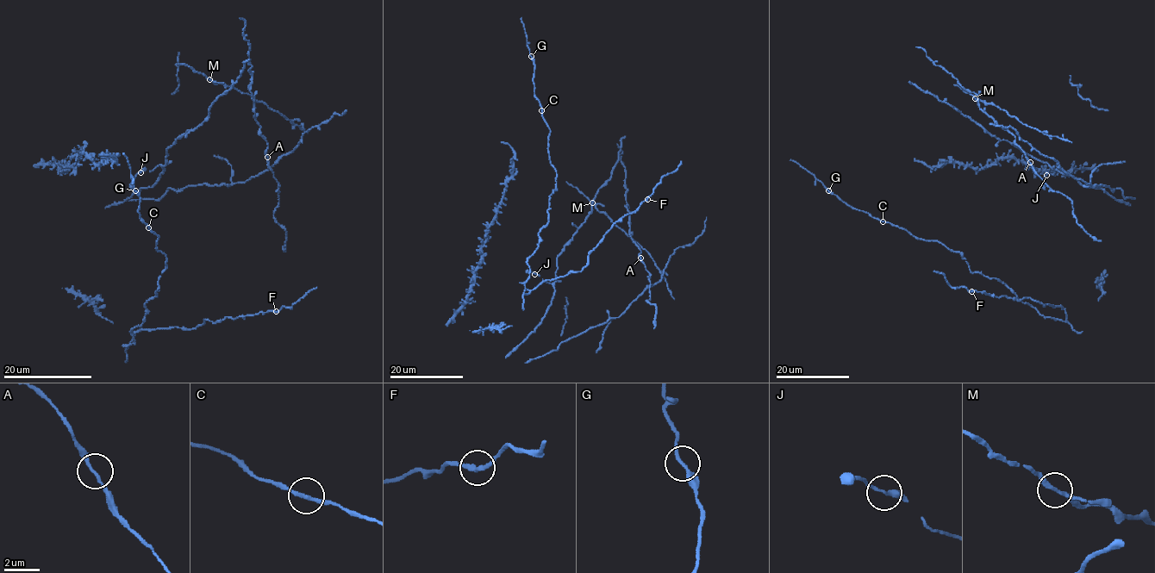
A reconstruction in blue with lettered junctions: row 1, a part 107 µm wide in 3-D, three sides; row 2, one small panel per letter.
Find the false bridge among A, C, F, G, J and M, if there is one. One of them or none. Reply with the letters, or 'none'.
none

